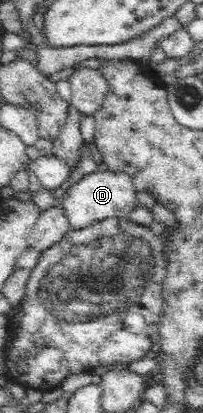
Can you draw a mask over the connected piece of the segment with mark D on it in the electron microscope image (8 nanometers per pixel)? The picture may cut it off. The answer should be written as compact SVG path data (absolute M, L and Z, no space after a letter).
M96 170L66 189L65 197L61 199L59 205L69 220L71 230L78 230L96 221L104 220L106 217L116 217L119 221L127 219L137 205L140 205L136 193L133 182L126 173Z

